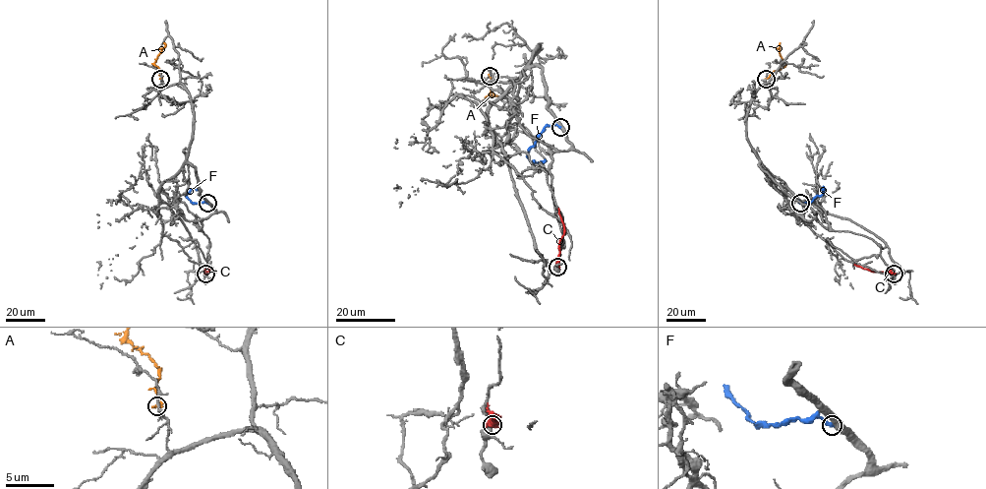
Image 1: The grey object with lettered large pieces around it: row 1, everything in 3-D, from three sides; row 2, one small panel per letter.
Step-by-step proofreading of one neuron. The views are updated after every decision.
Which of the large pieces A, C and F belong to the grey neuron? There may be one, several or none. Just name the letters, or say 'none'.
none

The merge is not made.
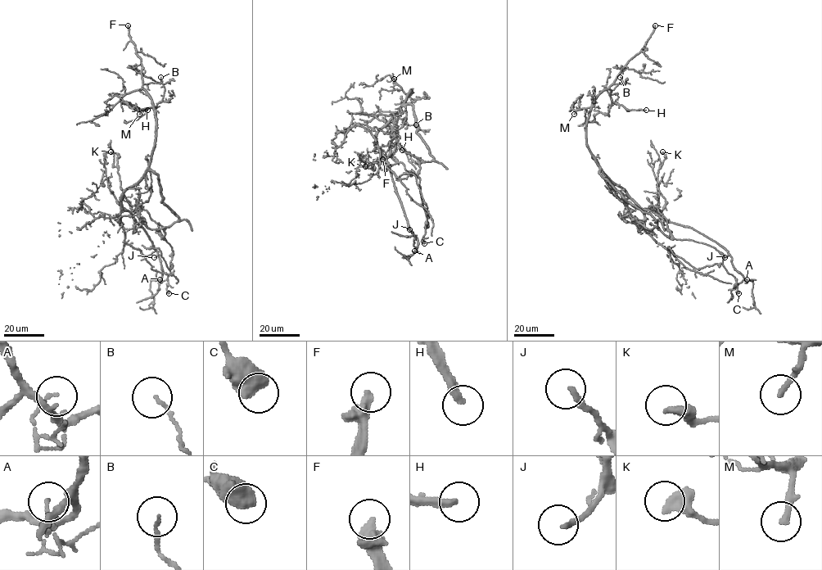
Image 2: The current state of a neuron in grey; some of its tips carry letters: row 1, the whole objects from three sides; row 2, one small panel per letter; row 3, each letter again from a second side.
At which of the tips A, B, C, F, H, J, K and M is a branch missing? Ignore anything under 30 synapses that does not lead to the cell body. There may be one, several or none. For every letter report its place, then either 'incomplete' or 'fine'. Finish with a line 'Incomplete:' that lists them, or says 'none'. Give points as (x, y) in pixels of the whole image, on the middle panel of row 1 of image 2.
A: (414, 251) | fine
B: (416, 124) | fine
C: (424, 243) | fine
F: (382, 159) | incomplete
H: (402, 150) | incomplete
J: (409, 229) | incomplete
K: (365, 166) | fine
M: (394, 79) | incomplete
Incomplete: F, H, J, M

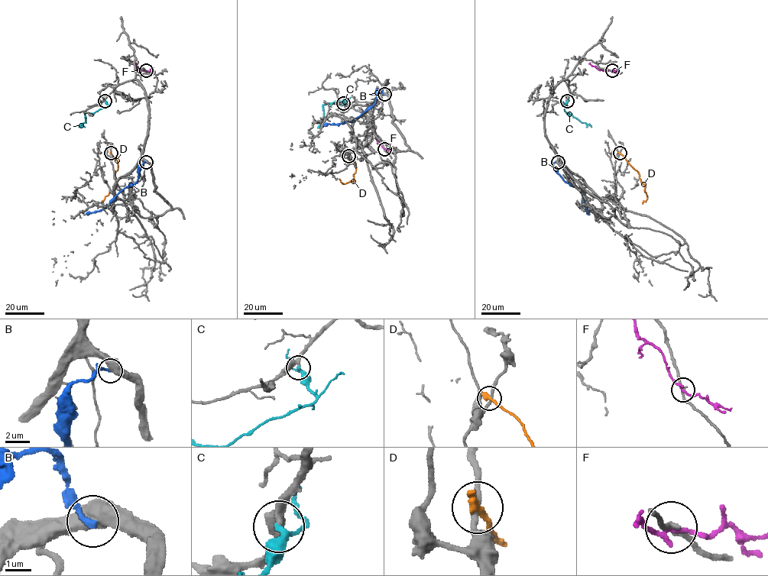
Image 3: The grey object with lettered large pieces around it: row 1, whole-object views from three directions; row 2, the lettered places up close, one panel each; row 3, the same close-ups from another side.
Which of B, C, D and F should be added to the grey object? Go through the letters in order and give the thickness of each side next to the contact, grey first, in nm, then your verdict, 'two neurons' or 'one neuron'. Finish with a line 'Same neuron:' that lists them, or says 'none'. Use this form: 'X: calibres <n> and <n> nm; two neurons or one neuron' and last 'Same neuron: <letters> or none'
B: calibres 550 and 240 nm; two neurons
C: calibres 320 and 280 nm; one neuron
D: calibres 220 and 360 nm; two neurons
F: calibres 190 and 160 nm; two neurons
Same neuron: C

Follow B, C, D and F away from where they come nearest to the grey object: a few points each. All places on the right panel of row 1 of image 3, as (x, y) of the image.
B: (558, 162), (552, 163), (553, 168), (581, 193), (589, 214)
C: (567, 101), (565, 111), (585, 123), (587, 127)
D: (620, 153), (638, 172), (645, 186), (647, 199), (642, 203)
F: (612, 70), (598, 69), (588, 63)

